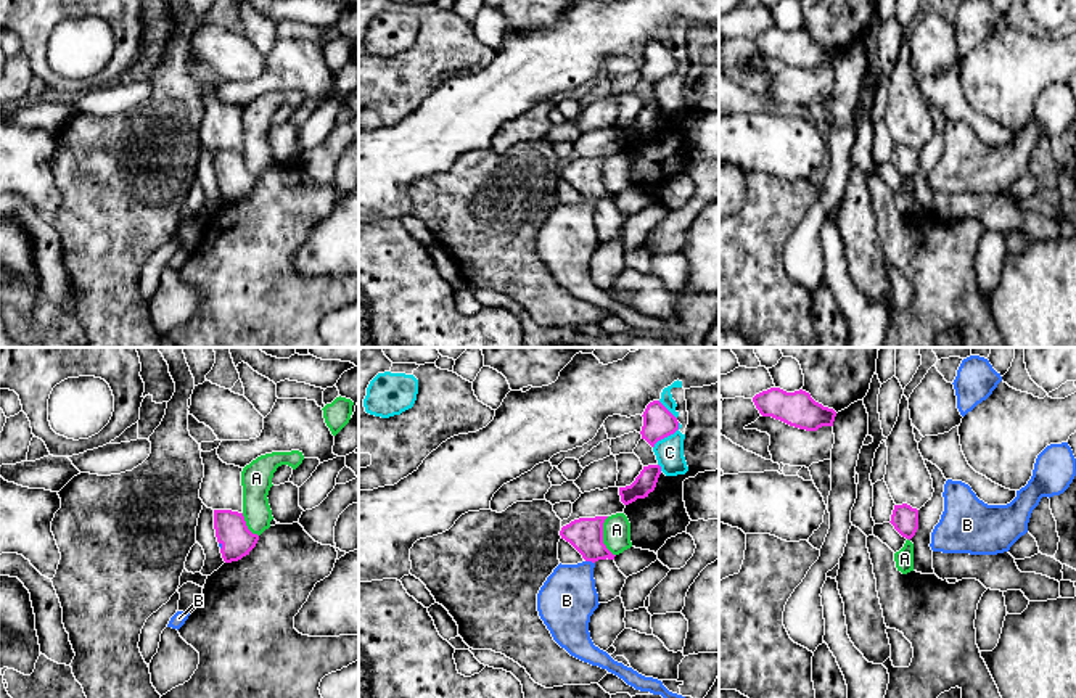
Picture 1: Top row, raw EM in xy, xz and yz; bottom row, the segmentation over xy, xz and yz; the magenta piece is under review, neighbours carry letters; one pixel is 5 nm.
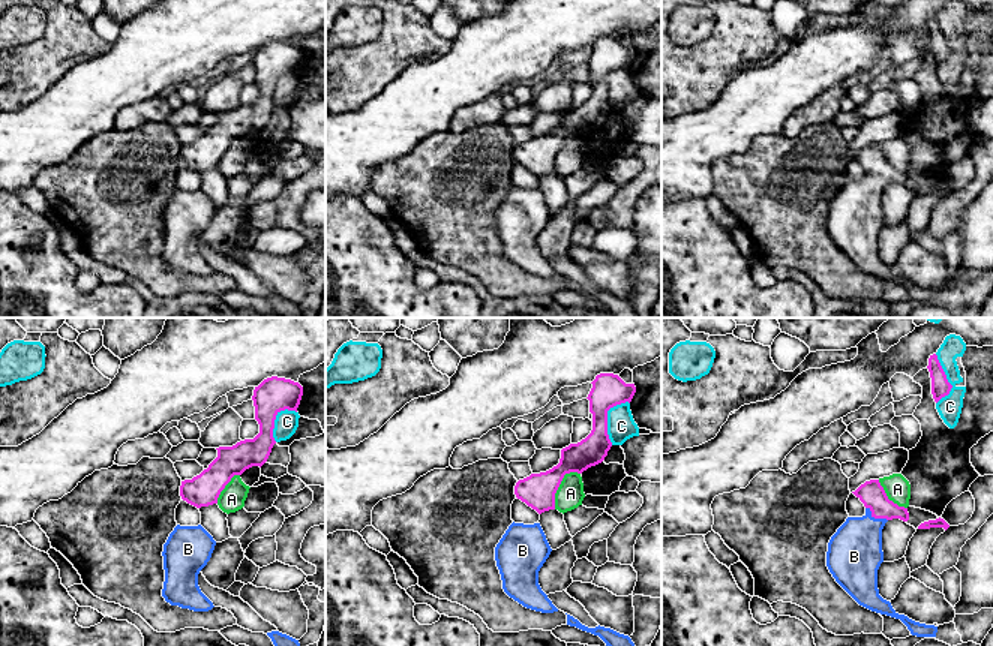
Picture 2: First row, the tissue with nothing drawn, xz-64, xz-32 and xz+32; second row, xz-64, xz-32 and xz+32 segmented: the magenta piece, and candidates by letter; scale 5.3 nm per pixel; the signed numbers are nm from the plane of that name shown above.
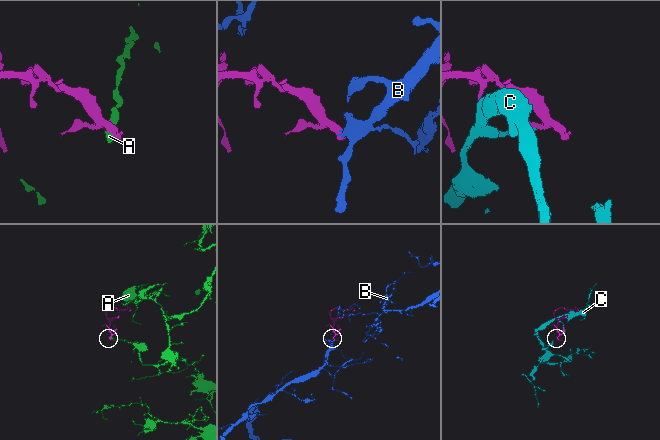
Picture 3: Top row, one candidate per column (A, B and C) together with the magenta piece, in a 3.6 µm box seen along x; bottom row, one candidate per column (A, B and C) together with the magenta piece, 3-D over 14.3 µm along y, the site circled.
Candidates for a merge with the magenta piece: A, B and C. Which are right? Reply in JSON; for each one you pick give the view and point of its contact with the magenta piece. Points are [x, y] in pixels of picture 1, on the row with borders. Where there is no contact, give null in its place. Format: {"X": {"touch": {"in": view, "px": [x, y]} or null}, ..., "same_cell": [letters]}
{"B": {"touch": {"in": "xz", "px": [591, 560]}}, "same_cell": ["B"]}

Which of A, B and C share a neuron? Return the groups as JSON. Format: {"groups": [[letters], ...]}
{"groups": [["A"], ["B"], ["C"]]}

